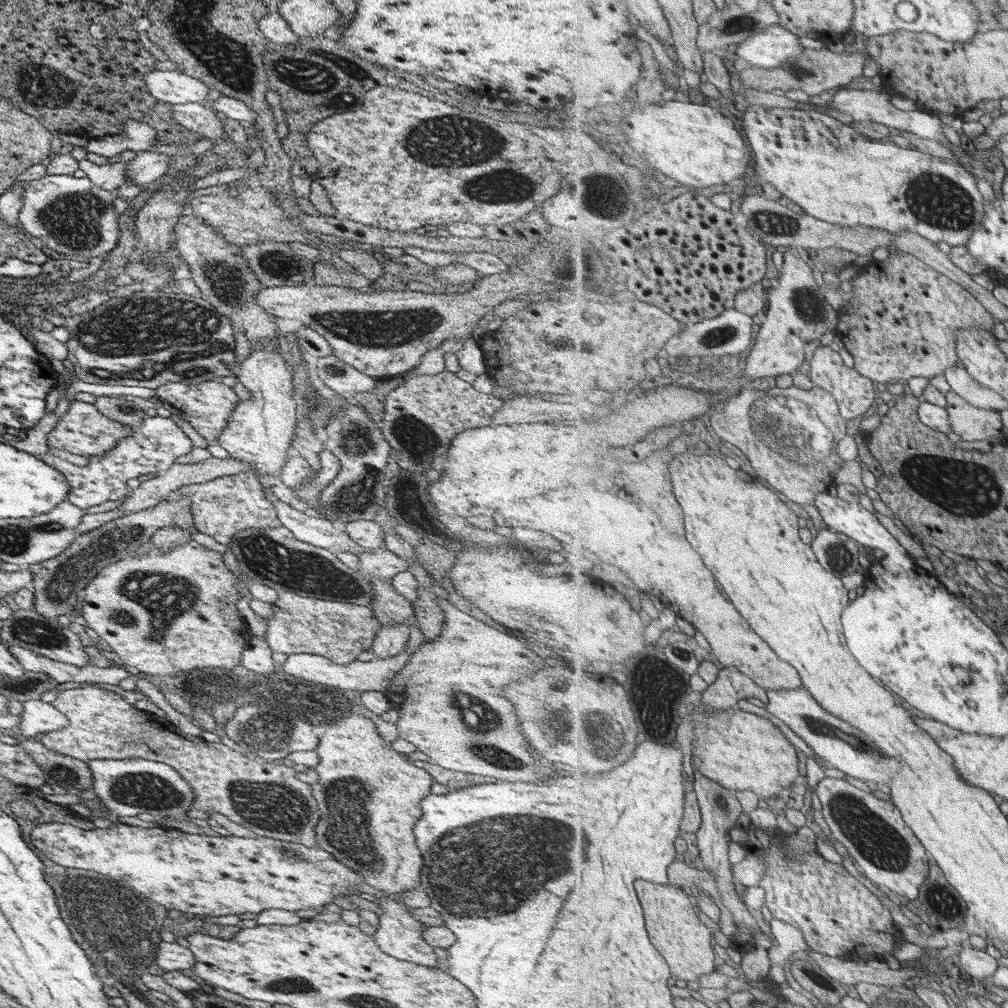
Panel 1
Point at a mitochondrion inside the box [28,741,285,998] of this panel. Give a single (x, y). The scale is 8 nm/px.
(120, 931)

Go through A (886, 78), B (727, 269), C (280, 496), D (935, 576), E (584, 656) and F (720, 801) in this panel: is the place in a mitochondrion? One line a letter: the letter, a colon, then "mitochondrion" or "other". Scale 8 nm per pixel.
A: other
B: other
C: other
D: other
E: other
F: other

